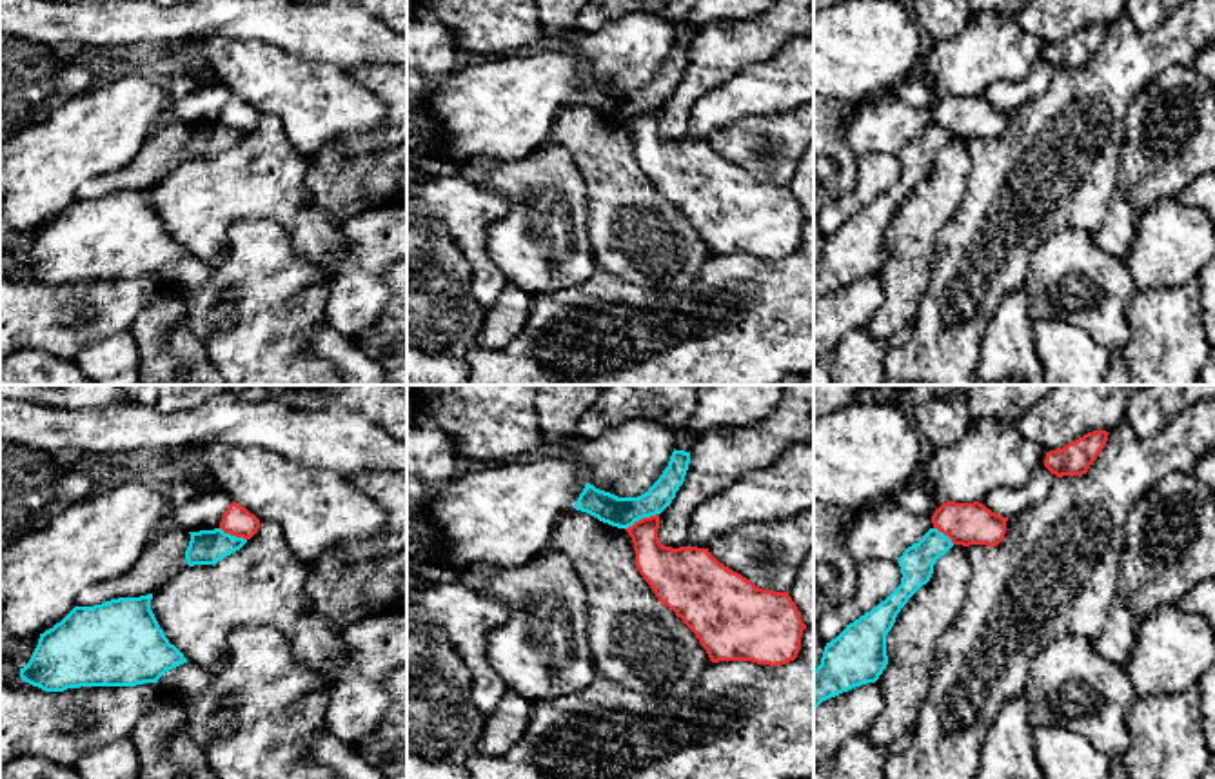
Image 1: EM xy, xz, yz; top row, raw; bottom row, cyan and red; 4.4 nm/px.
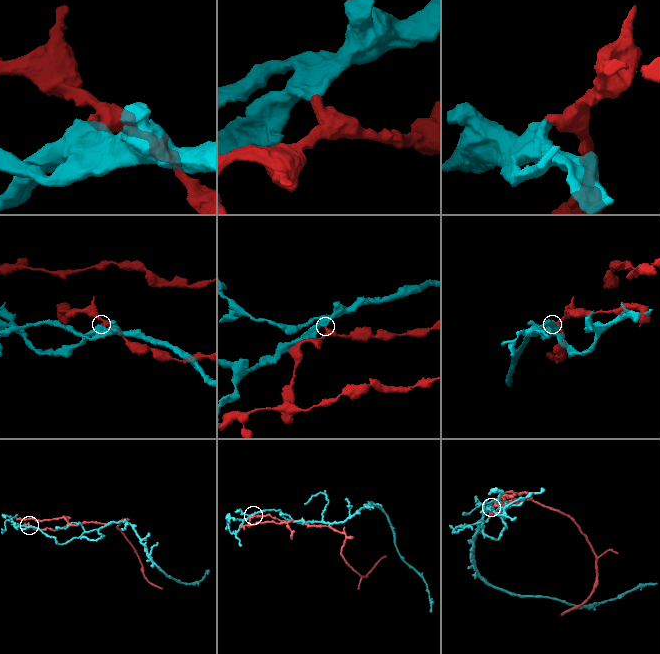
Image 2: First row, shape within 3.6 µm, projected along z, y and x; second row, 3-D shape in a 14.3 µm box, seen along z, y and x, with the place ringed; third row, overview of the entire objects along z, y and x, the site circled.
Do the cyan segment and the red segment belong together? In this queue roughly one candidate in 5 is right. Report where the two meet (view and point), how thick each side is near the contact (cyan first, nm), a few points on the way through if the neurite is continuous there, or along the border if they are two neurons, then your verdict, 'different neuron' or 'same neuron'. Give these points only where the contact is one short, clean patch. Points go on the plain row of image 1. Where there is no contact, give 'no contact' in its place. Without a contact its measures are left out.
xz (642, 111) | 140/200 nm | along xz (658, 106), (640, 111), (625, 122) | different neuron

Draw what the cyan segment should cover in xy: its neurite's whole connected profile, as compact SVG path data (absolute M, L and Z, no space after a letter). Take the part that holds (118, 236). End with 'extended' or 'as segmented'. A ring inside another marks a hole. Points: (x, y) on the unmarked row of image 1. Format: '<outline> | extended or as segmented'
M153 187L74 200L40 227L22 274L45 285L80 280L136 280L187 252L169 236L153 203Z | as segmented

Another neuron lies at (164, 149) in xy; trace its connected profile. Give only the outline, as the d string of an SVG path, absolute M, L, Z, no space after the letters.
M171 114L163 116L127 165L87 180L78 189L76 200L94 200L118 191L154 187L163 176L189 160L185 153L189 134L189 123Z

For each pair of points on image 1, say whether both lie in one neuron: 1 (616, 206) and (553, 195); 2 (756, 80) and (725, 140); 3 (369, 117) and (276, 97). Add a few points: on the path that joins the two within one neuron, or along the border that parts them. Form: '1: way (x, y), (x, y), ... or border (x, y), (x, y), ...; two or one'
1: border (572, 160), (583, 184), (587, 238), (591, 242); two
2: border (778, 111), (734, 118), (705, 140); two
3: way (345, 109), (300, 97); one

